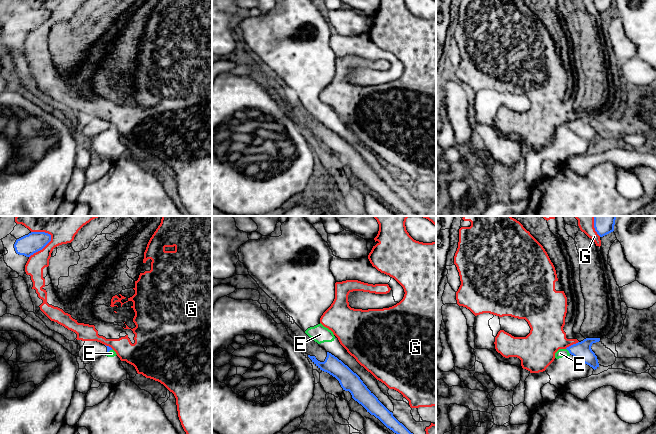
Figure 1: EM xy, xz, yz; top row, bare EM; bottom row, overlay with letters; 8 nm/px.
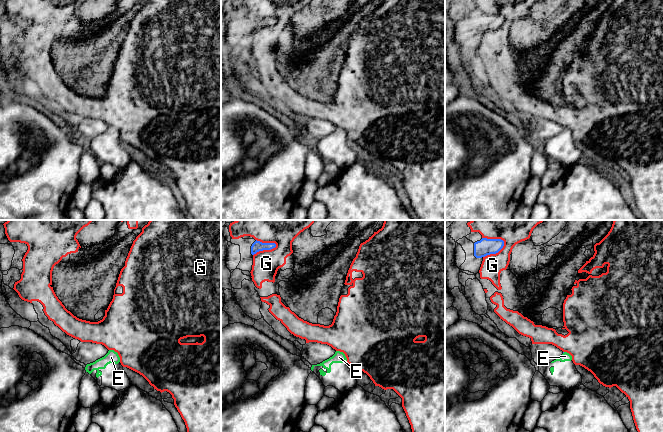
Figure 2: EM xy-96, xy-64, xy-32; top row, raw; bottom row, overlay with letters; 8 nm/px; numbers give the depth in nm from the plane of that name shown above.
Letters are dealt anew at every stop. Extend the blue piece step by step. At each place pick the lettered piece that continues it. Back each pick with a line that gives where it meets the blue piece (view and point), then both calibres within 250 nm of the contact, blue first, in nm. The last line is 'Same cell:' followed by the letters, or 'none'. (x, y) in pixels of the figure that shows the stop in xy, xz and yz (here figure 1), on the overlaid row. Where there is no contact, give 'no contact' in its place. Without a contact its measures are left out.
Same cell: none

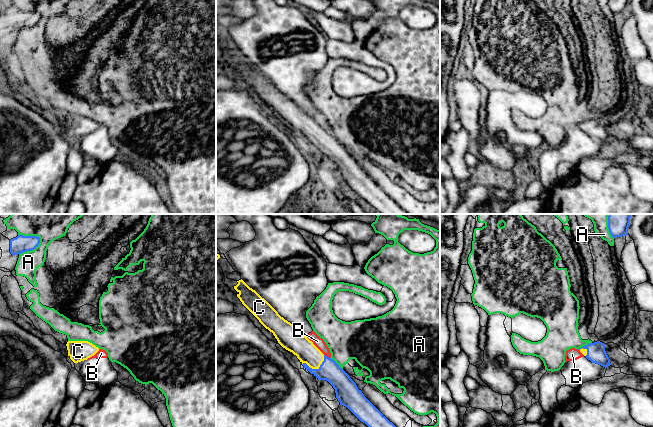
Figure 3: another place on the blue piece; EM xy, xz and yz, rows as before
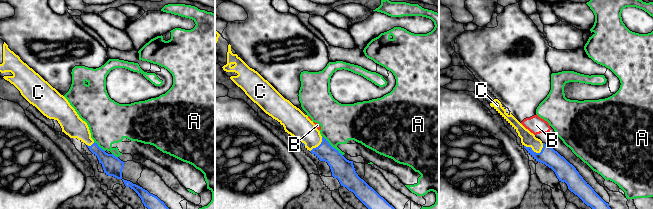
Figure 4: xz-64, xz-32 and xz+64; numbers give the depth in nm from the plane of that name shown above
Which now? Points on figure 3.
C: xz (316, 369) | 170/170 nm
Same cell: C

